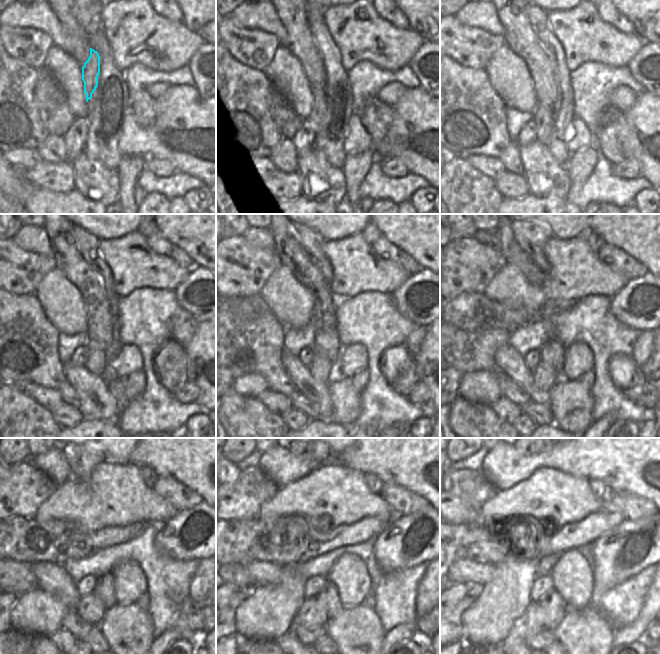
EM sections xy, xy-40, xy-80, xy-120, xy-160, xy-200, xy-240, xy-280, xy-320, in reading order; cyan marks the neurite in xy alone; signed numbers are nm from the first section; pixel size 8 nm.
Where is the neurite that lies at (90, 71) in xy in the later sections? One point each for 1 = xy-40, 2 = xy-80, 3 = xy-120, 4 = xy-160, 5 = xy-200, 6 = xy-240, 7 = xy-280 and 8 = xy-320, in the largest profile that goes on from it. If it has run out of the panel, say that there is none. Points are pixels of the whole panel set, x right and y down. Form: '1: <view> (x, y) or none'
1: xy-40 (315, 118)
2: xy-80 (542, 117)
3: xy-120 (96, 362)
4: xy-160 (320, 368)
5: xy-200 (544, 377)
6: xy-240 (90, 609)
7: xy-280 (311, 612)
8: xy-320 (533, 620)

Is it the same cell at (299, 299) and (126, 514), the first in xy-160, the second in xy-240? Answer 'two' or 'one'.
one

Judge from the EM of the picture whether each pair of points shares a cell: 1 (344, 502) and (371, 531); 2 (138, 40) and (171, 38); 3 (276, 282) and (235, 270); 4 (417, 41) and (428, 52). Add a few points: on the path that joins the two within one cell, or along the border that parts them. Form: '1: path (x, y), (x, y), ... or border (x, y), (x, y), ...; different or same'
1: border (383, 518), (363, 517), (350, 524), (337, 526); different
2: path (146, 34), (153, 28), (156, 28), (163, 35); same
3: border (281, 264), (268, 278), (259, 295); different
4: border (424, 41), (407, 64); different

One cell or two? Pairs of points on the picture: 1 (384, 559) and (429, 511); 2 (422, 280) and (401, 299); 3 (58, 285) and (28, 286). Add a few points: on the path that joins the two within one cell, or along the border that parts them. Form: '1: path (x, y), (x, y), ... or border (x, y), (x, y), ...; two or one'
1: path (397, 546), (401, 542), (405, 531), (416, 518); one
2: path (416, 282), (405, 293); one
3: border (53, 269), (40, 282), (33, 294); two

